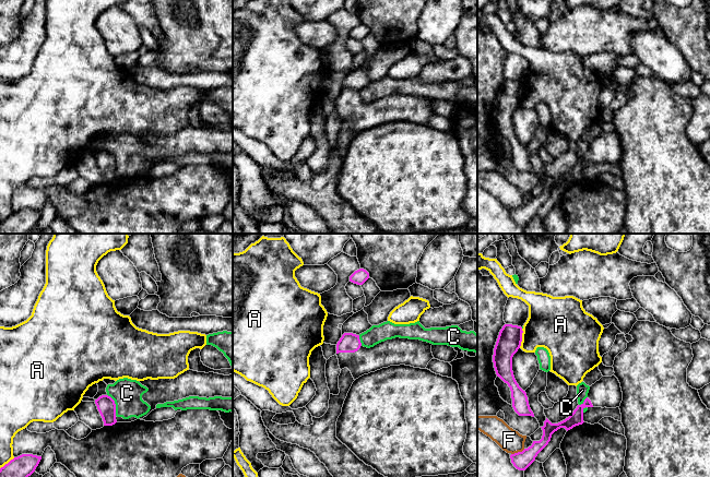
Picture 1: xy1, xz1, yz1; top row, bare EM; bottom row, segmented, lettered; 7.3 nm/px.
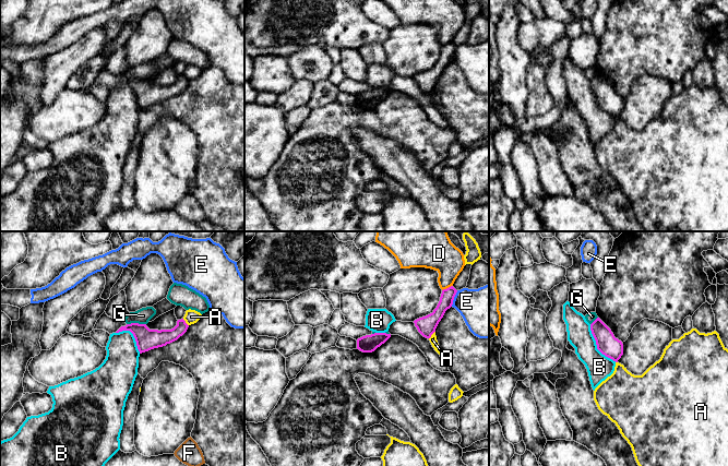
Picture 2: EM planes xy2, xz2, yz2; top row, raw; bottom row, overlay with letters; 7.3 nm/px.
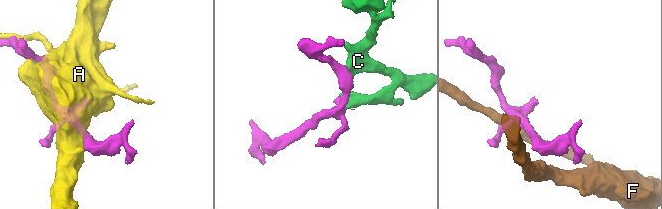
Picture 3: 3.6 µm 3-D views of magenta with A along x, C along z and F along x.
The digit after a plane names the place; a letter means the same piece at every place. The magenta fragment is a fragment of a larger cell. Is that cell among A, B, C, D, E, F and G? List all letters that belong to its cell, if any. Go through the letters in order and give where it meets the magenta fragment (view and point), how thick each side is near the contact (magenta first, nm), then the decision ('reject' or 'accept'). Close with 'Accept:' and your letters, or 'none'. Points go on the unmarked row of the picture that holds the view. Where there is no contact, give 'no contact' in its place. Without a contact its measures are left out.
A: yz1 (521, 94) | 180/360 nm | reject
B: yz2 (597, 102) | 160/190 nm | reject
C: xy1 (115, 161) | 140/220 nm | reject
D: xz2 (446, 44) | 100/220 nm | reject
E: xz2 (453, 54) | 120/340 nm | reject
F: yz1 (518, 207) | 140/170 nm | reject
G: xy2 (135, 79) | 160/110 nm | reject
Accept: none

